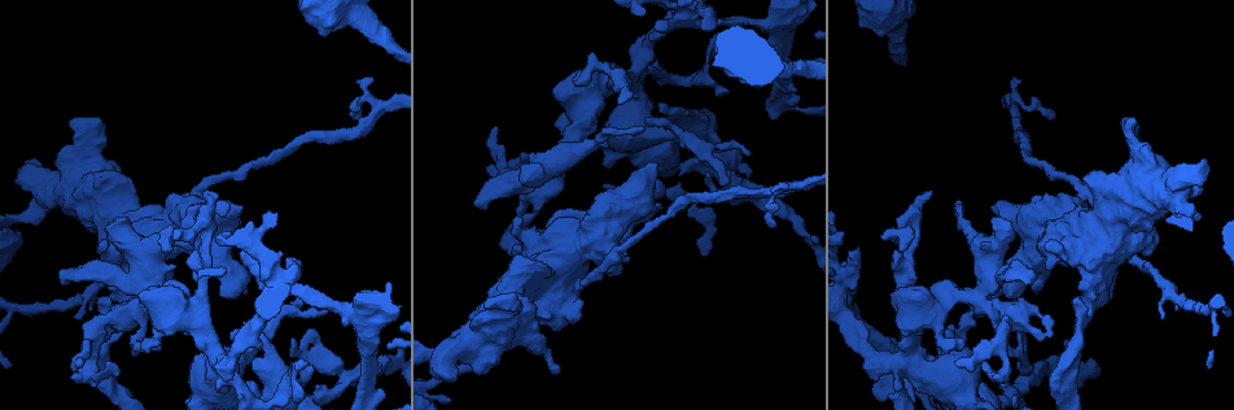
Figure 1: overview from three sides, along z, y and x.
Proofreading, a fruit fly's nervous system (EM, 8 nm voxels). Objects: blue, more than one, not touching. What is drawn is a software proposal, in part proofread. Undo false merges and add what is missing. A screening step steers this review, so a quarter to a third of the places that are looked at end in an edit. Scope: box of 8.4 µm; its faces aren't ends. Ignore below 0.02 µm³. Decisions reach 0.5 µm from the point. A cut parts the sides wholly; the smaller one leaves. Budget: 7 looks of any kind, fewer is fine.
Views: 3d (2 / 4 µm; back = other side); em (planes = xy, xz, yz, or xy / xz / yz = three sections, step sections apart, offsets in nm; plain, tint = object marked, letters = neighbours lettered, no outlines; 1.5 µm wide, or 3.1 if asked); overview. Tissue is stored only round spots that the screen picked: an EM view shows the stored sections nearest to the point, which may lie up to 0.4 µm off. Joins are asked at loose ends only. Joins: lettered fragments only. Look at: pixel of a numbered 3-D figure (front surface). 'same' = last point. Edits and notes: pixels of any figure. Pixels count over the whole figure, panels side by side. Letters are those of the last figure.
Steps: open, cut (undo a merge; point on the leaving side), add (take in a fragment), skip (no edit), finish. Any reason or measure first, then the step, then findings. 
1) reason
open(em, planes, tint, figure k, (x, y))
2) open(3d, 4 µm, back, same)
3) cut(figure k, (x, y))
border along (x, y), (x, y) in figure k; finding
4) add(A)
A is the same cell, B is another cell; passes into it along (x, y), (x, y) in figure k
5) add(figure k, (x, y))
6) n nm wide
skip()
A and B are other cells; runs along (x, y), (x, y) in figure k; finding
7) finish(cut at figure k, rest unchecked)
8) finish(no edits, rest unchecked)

an open end
open(em, planes, letters, figure 1, (871, 388))

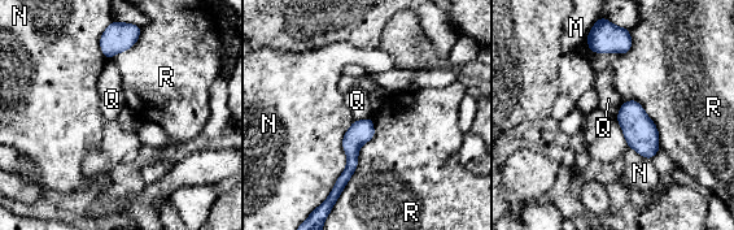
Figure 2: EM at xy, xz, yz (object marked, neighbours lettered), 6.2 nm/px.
skip()
M, N, Q and R are other cells; runs along (368, 121), (337, 186) in figure 2; no lettered fragment goes on from it

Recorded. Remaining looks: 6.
open(em, xy, step 8, tint, figure 1, (622, 102))

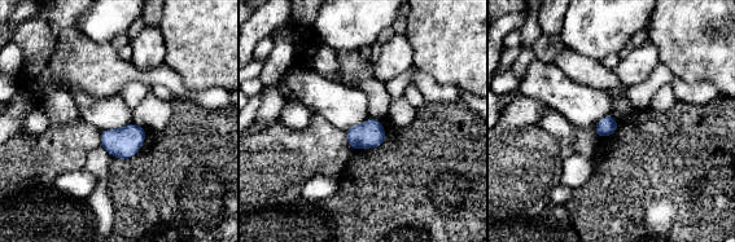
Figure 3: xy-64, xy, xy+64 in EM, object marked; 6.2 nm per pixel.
another direction
open(em, xz, step 8, letters, same)

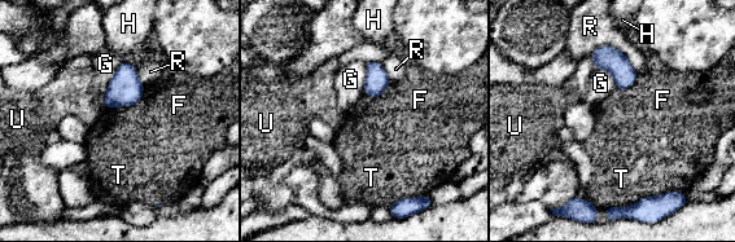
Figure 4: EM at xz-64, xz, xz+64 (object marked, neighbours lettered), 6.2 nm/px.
skip()
F, G, H, R, T and U are other cells; border along (139, 100), (131, 105), (104, 109) in figure 4; no lettered fragment goes on from it

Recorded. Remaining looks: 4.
free end
open(em, planes, letters, figure 1, (371, 81))

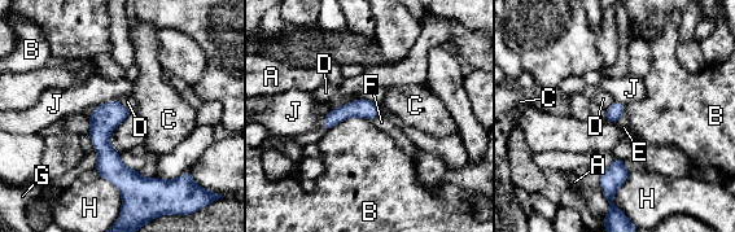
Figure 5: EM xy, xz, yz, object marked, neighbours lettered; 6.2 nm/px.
skip()
A, B, C, D, E, F, G, H and J are other cells; runs along (113, 104), (103, 148), (127, 192) in figure 5; none of them fits

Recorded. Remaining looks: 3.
finish(no edits, rest unchecked)

